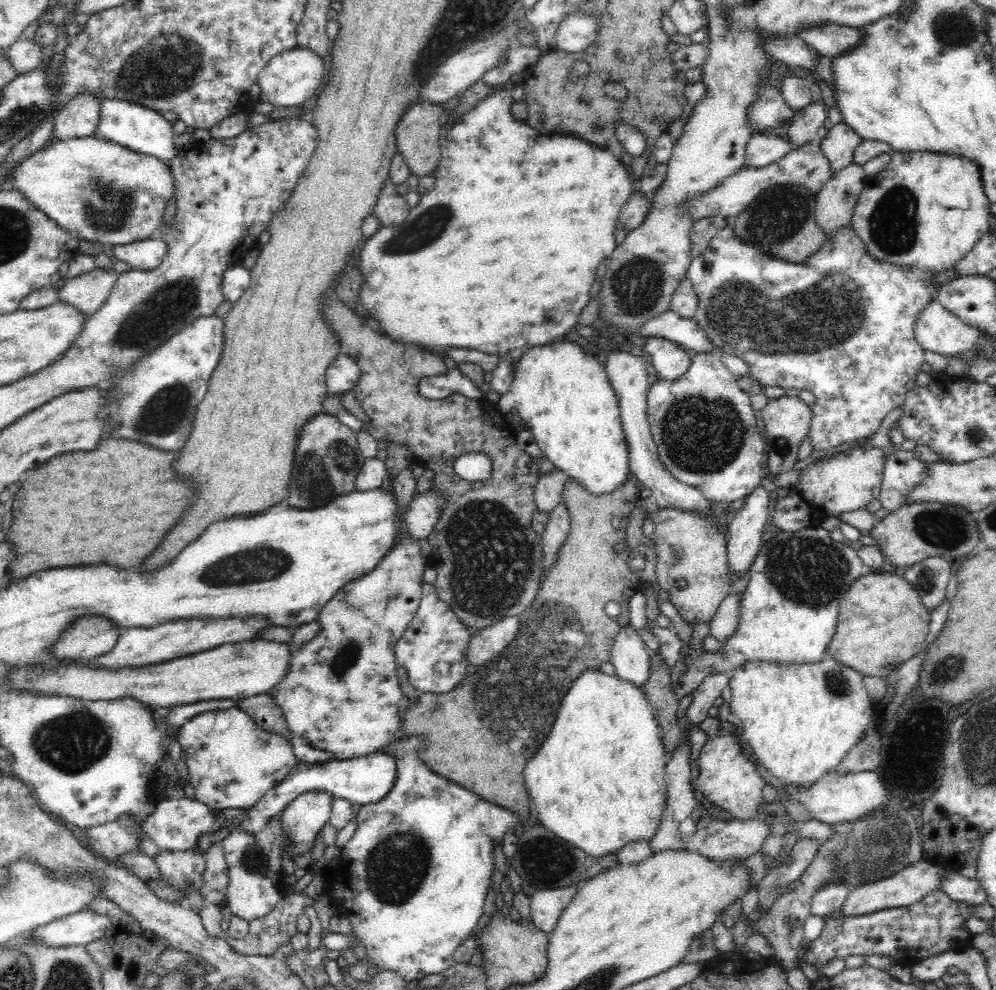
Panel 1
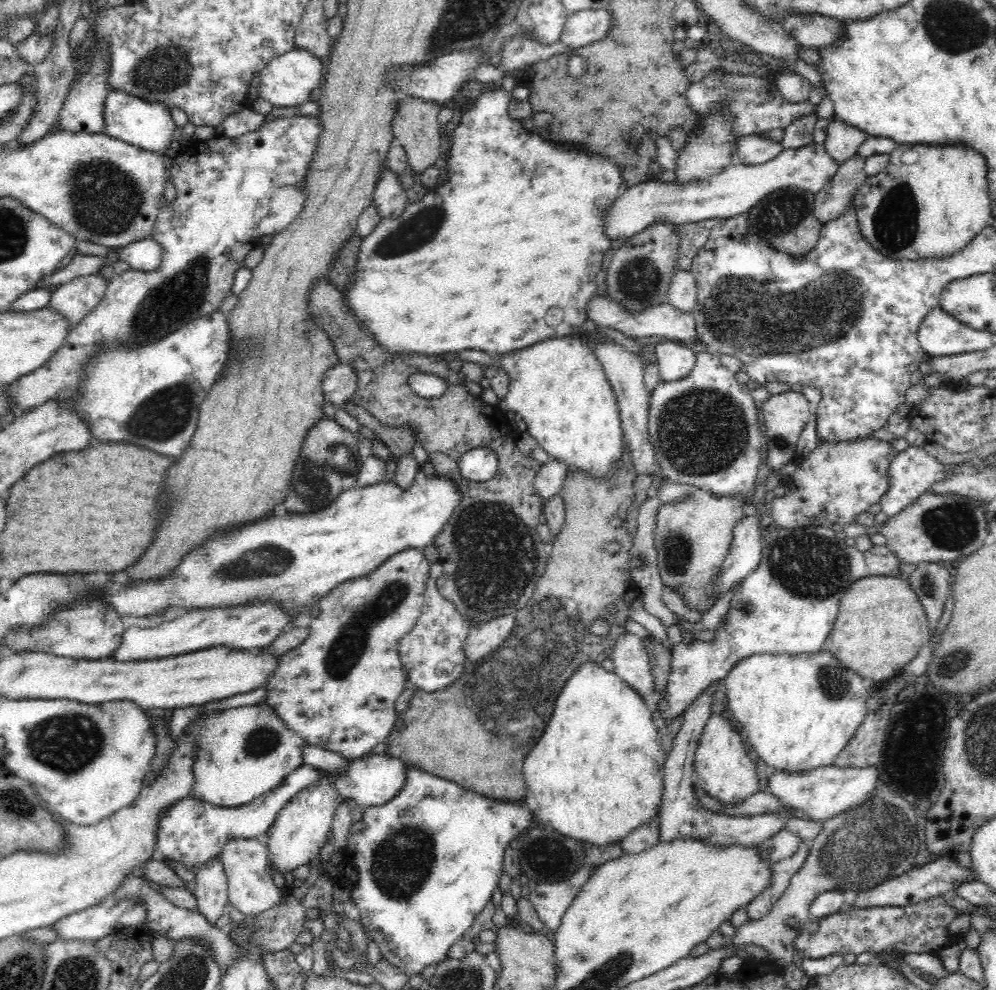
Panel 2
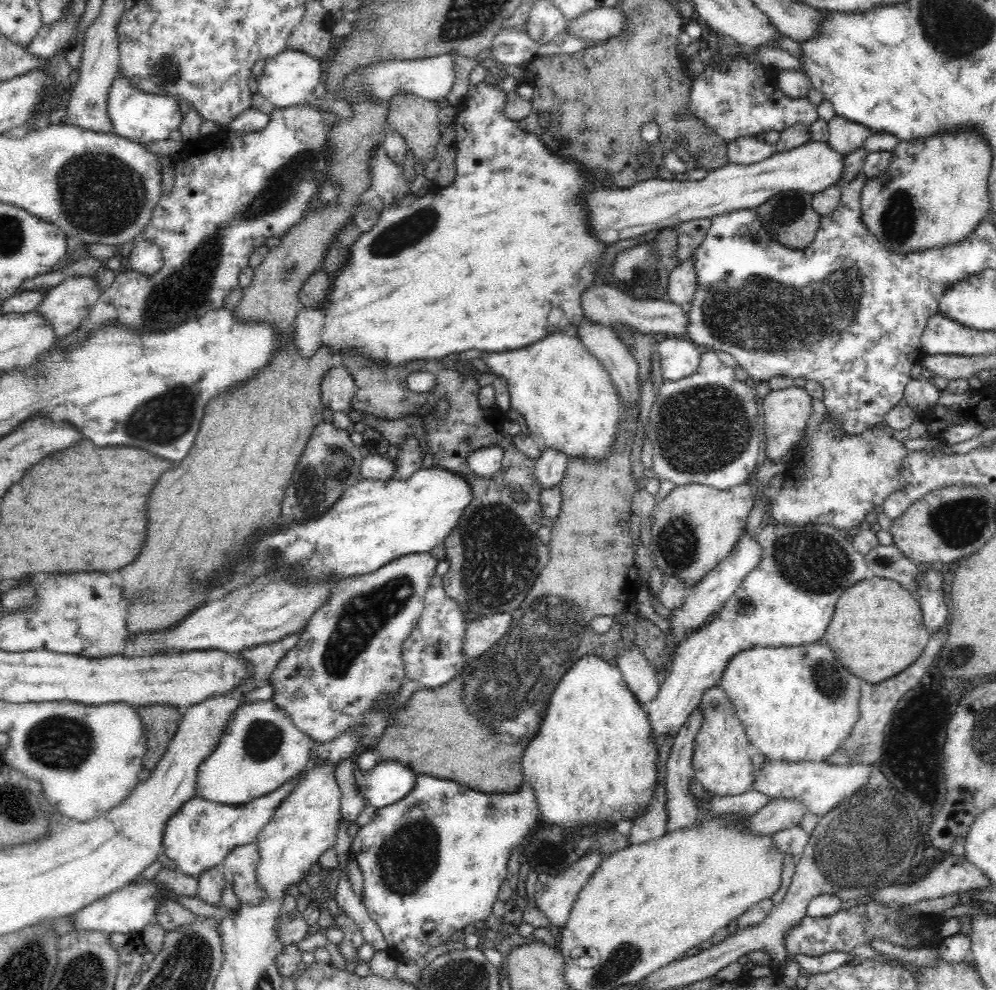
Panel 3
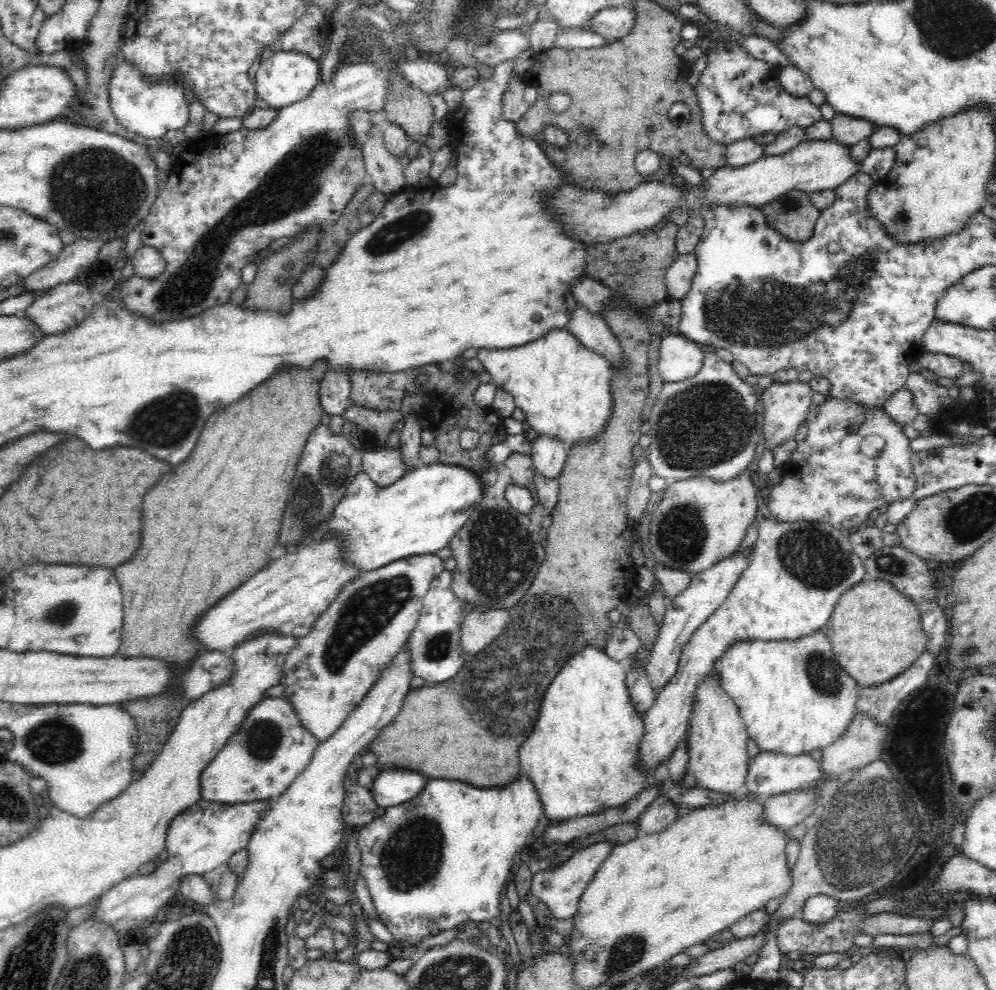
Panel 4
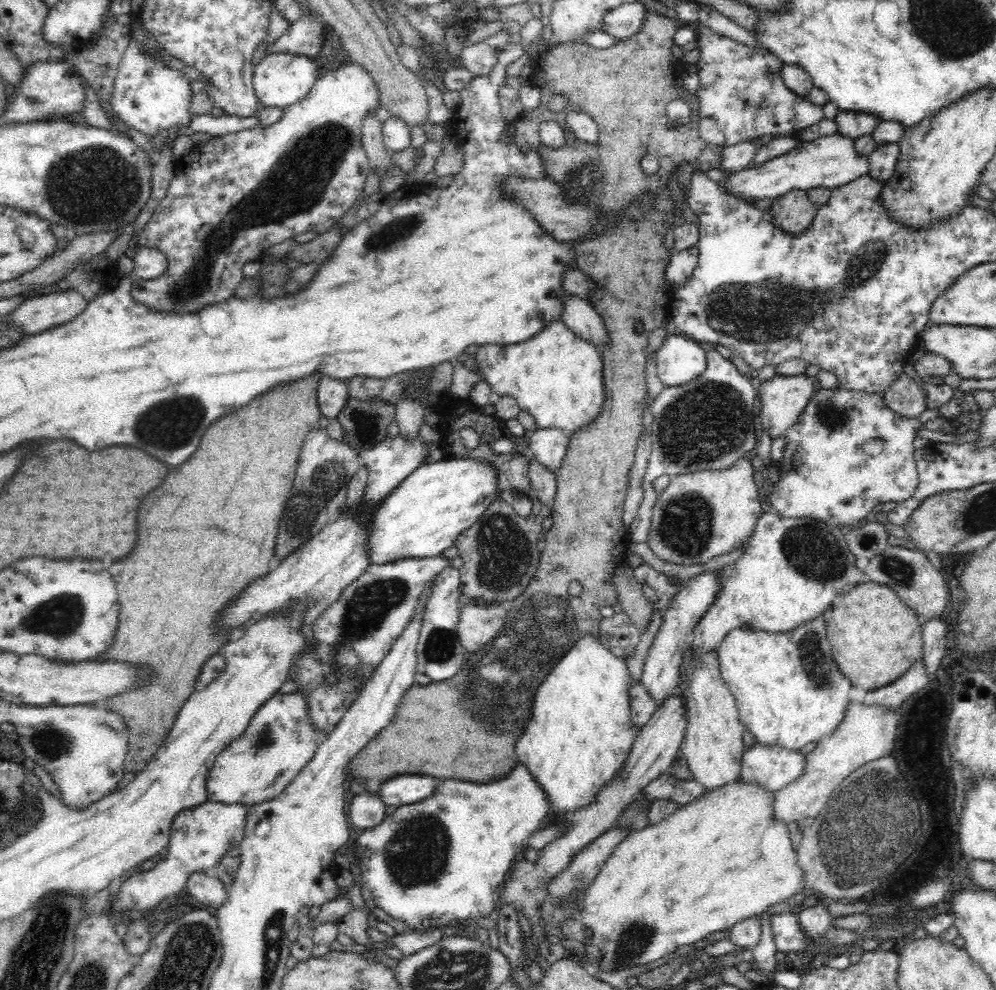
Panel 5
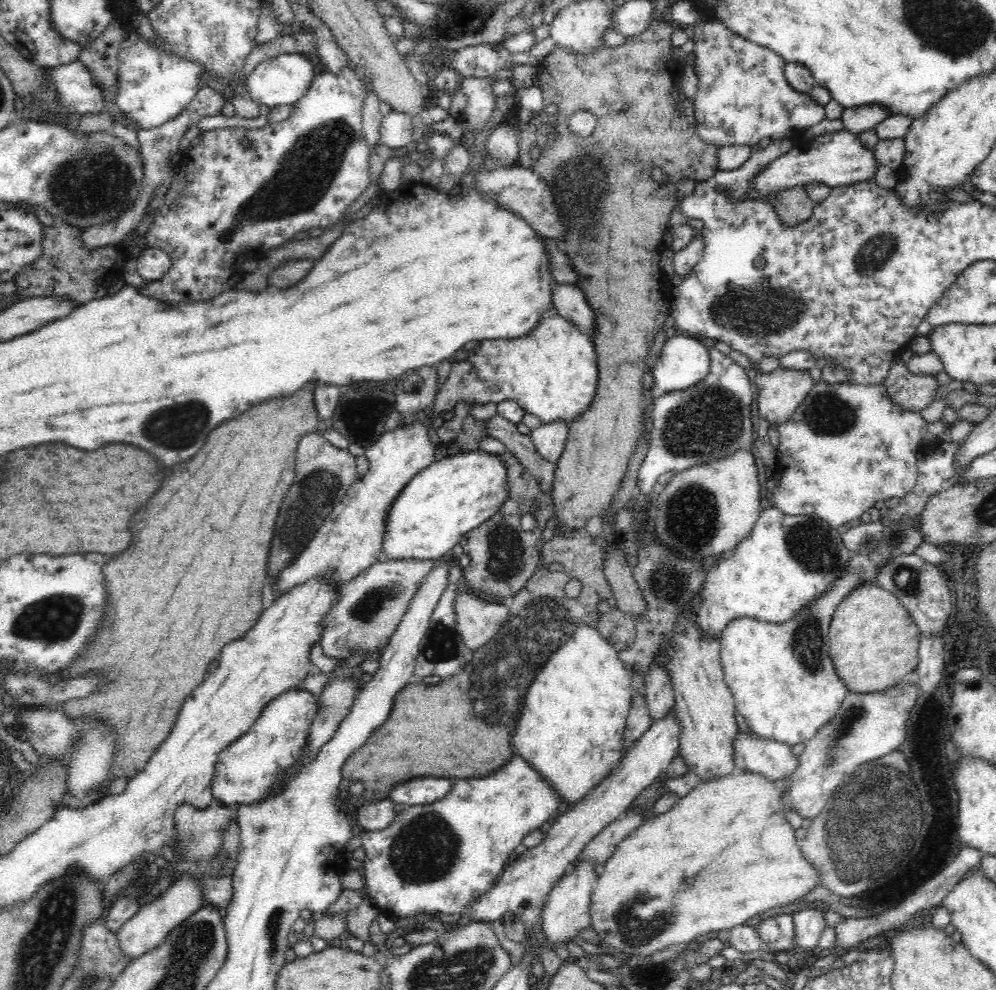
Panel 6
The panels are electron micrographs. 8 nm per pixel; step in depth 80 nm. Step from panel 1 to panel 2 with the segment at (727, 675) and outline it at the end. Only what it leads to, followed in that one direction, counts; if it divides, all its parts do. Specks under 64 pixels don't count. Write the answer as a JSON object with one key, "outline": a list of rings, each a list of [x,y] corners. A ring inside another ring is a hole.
{"outline":[[[724,680],[711,683],[692,703],[688,704],[684,712],[684,722],[680,731],[673,738],[671,750],[667,753],[667,759],[663,766],[663,786],[664,796],[659,808],[658,816],[658,843],[667,843],[678,839],[692,839],[702,841],[708,847],[714,849],[727,849],[728,847],[758,847],[765,840],[772,838],[780,829],[784,827],[782,817],[774,813],[765,815],[752,815],[751,817],[739,816],[732,817],[726,814],[713,813],[704,809],[695,794],[693,779],[695,777],[695,752],[697,749],[698,738],[703,734],[711,716],[714,694],[723,690]],[[684,824],[688,824],[690,830],[680,830]],[[680,832],[688,832],[691,836],[681,836]]]}

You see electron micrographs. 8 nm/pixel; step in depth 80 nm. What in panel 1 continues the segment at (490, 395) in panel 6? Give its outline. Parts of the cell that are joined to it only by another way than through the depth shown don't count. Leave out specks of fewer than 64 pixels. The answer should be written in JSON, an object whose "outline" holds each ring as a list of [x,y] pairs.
{"outline":[[[562,339],[548,345],[527,348],[515,362],[513,381],[508,392],[496,403],[497,409],[503,414],[512,408],[518,410],[548,461],[594,496],[610,495],[632,475],[617,393],[604,367],[598,363],[597,357],[588,355],[575,343]]]}

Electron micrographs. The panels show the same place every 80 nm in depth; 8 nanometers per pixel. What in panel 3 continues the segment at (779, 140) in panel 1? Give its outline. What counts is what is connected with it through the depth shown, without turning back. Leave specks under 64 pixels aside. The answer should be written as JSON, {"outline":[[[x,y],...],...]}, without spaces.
{"outline":[[[744,136],[727,143],[727,156],[736,164],[756,164],[775,152],[775,144],[769,144],[759,136]]]}

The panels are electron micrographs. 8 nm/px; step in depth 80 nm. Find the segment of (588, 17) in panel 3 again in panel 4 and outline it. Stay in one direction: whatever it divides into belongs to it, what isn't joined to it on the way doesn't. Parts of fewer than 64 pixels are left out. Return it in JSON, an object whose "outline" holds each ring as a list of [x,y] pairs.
{"outline":[[[627,5],[602,8],[590,16],[590,20],[586,20],[581,28],[592,31],[606,43],[614,42],[634,28],[634,11]]]}

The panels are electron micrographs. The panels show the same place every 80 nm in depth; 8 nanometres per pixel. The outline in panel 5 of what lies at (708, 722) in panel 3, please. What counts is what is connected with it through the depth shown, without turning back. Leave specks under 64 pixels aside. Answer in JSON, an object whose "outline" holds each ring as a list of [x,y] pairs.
{"outline":[[[687,652],[681,666],[681,678],[688,726],[679,750],[680,757],[686,759],[693,779],[698,784],[710,791],[718,790],[742,780],[741,762],[745,751],[742,737],[745,728],[740,721],[737,704],[723,682],[719,670],[719,654],[712,652],[708,656],[700,656],[691,670],[692,666],[693,662]]]}

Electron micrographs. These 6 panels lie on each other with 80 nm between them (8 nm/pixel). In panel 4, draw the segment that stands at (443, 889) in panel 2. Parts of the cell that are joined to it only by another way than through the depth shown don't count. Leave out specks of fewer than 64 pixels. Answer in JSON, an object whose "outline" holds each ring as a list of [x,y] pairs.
{"outline":[[[521,772],[520,776],[513,782],[514,784],[508,784],[508,786],[502,788],[492,788],[492,790],[474,788],[463,782],[456,782],[456,780],[434,780],[434,778],[430,778],[430,780],[424,780],[424,783],[425,786],[422,788],[421,794],[403,804],[398,804],[398,806],[385,808],[380,817],[358,829],[359,836],[357,838],[357,848],[360,850],[361,858],[359,872],[364,876],[369,888],[374,910],[376,910],[376,917],[374,918],[386,926],[394,942],[406,942],[412,948],[418,947],[423,939],[456,929],[461,924],[466,926],[467,920],[470,922],[470,927],[472,925],[475,927],[476,922],[488,922],[492,918],[498,917],[498,905],[502,902],[500,892],[507,885],[506,881],[511,872],[512,860],[524,847],[524,844],[528,842],[530,834],[538,826],[538,820],[543,814],[541,801],[534,789],[534,784],[526,774]]]}

